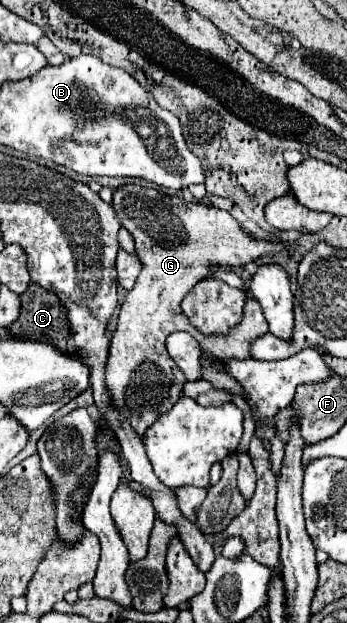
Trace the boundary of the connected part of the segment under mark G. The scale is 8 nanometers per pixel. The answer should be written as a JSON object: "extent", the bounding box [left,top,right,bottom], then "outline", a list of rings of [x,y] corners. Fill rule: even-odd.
{"extent":[106,185,298,435],"outline":[[[124,185],[114,191],[112,207],[118,215],[118,221],[128,229],[136,241],[136,255],[142,263],[142,271],[136,279],[132,291],[128,291],[122,307],[114,339],[110,343],[110,355],[106,363],[106,385],[112,395],[114,407],[128,417],[138,435],[142,435],[160,413],[166,413],[182,395],[182,385],[186,381],[184,373],[178,371],[172,357],[164,351],[164,341],[174,331],[188,331],[194,339],[200,341],[200,331],[190,325],[180,303],[192,287],[210,275],[210,267],[242,267],[246,263],[256,263],[262,257],[288,253],[290,257],[298,251],[298,243],[280,243],[256,239],[242,229],[242,225],[228,213],[202,203],[186,203],[180,197],[168,197],[156,189],[146,189],[140,185]]]}

